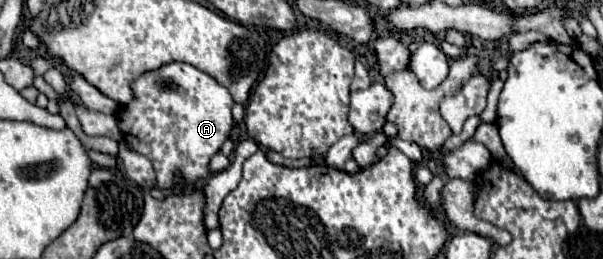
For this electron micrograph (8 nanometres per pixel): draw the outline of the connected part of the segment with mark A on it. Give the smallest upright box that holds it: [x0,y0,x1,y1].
[120,62,232,188]

